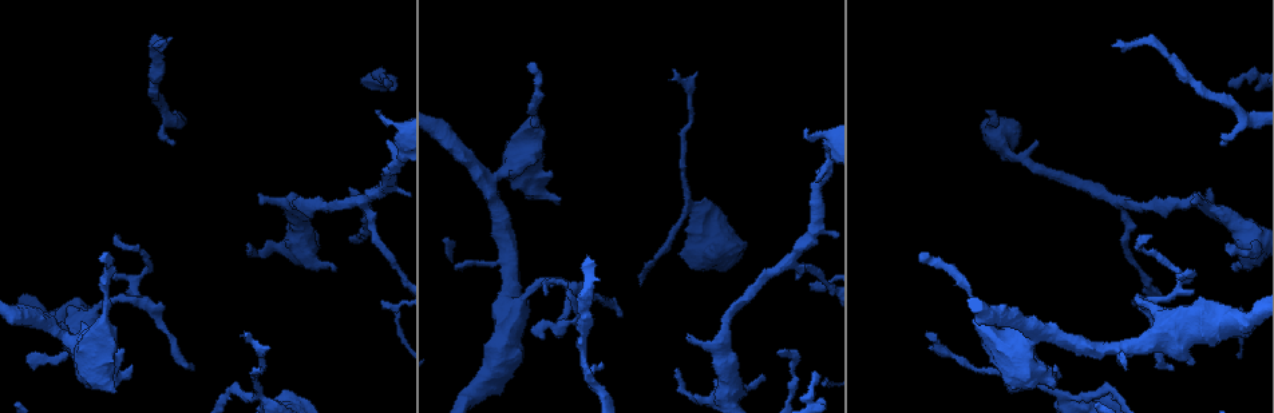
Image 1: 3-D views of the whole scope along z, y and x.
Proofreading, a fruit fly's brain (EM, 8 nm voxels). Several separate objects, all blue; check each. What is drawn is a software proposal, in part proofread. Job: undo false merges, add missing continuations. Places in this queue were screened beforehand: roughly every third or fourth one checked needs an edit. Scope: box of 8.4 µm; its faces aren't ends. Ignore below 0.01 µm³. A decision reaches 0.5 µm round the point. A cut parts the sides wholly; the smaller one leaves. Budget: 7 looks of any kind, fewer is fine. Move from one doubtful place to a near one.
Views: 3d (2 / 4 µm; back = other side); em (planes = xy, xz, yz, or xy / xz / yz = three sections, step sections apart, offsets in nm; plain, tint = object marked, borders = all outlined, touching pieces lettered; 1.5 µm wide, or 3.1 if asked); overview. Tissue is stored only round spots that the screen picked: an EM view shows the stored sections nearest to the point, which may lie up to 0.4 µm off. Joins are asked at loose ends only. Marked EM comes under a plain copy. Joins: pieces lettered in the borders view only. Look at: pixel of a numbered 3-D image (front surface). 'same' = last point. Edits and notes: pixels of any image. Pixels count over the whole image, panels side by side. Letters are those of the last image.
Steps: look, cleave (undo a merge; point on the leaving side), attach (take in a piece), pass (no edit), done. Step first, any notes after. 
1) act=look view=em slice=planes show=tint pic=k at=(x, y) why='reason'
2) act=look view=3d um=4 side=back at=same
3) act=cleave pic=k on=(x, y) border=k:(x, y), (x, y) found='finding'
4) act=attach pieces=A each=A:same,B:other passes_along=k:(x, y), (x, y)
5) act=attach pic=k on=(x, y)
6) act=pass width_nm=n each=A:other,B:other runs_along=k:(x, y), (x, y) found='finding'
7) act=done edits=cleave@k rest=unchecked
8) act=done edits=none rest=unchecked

act=look view=em slice=xz step=4 show=tint pic=1 at=(1202, 200) why='arms part here'

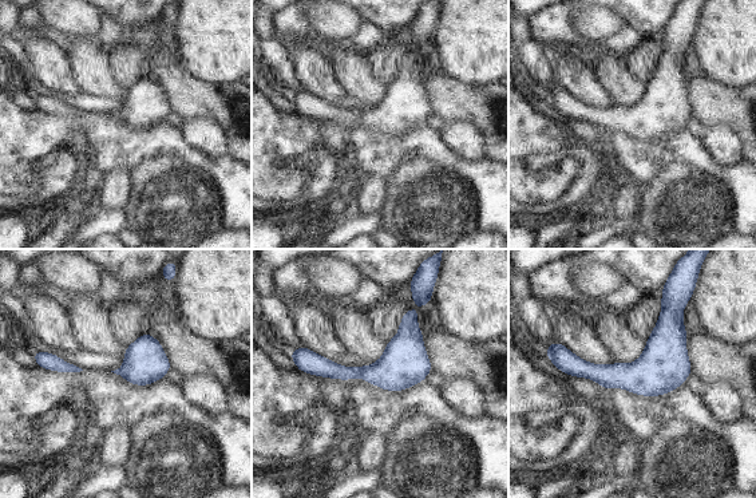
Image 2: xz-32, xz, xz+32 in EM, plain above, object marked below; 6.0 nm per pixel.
act=look view=em slice=planes show=borders at=same why='another direction'

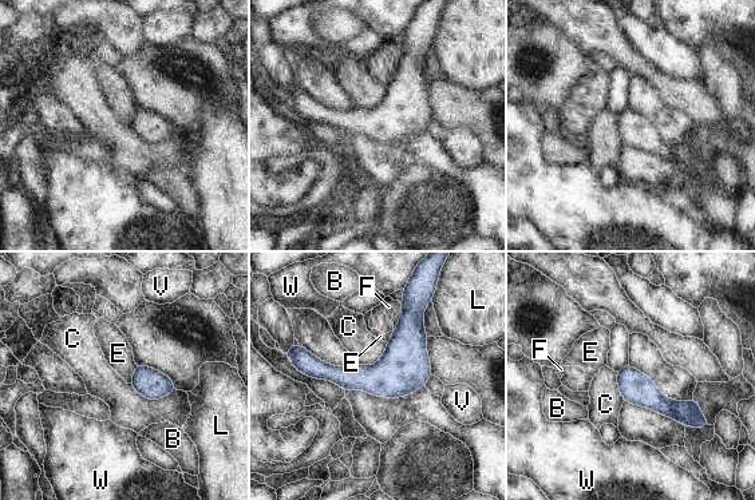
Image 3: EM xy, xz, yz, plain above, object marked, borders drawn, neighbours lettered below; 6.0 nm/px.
act=pass each=B:other,C:other,E:other,F:other,L:other,V:other,W:other runs_along=3:(419, 312), (376, 374), (299, 365) found='one neuron here'

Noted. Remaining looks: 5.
act=look view=3d um=4 pic=1 at=(172, 143) why='free end'

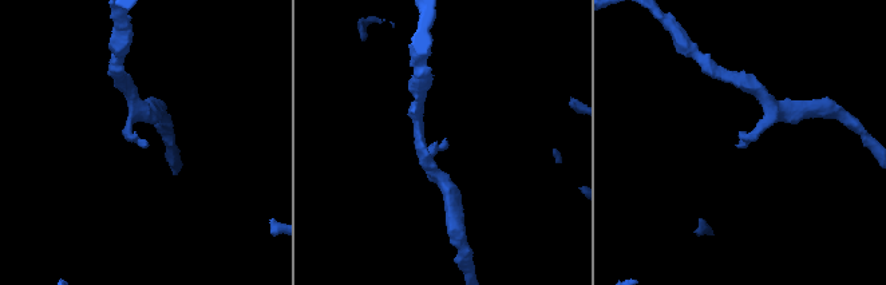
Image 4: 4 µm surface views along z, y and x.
act=look view=em slice=planes show=tint pic=4 at=(746, 147) why='now the EM'

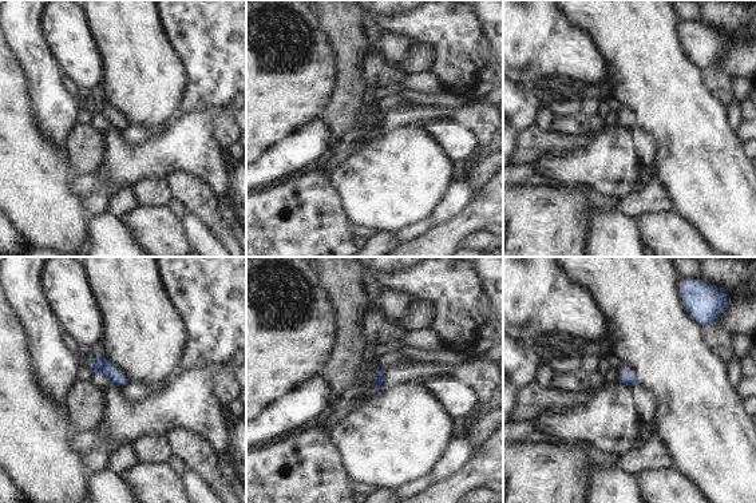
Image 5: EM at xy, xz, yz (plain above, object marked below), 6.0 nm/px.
act=look view=em slice=planes show=borders at=same

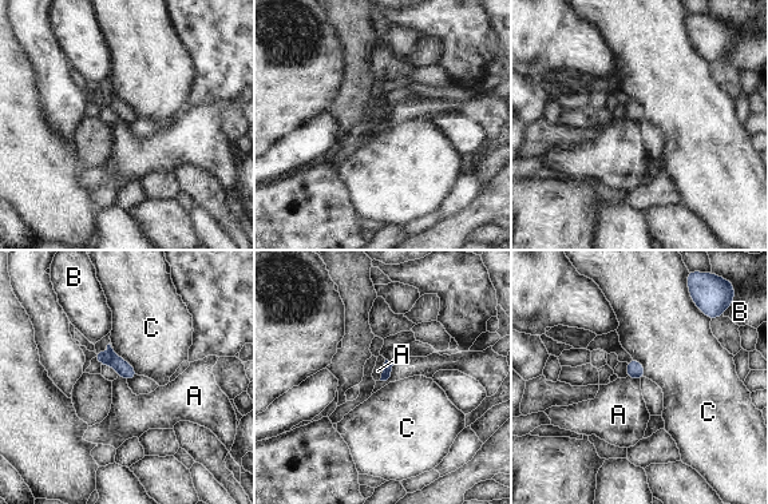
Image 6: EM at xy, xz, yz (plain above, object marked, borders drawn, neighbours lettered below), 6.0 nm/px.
act=pass longest_contact=C:220nm each=A:other,B:other,C:other border=6:(386, 360), (379, 380) found='none of them fits'

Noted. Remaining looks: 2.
act=look view=3d um=4 pic=1 at=(818, 177) why='an open end'

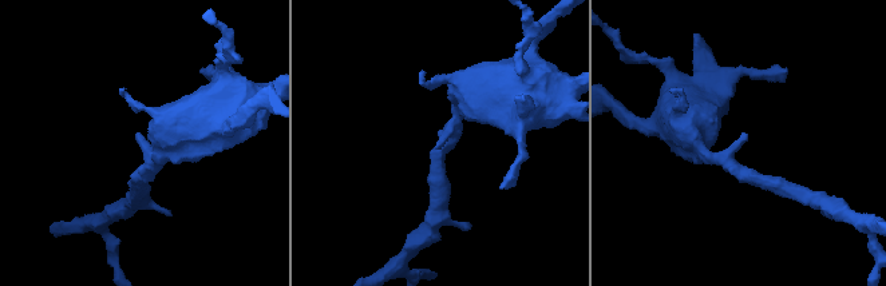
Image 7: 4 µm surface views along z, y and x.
act=look view=em slice=planes show=borders pic=7 at=(440, 142) arm_widths_nm=220,240

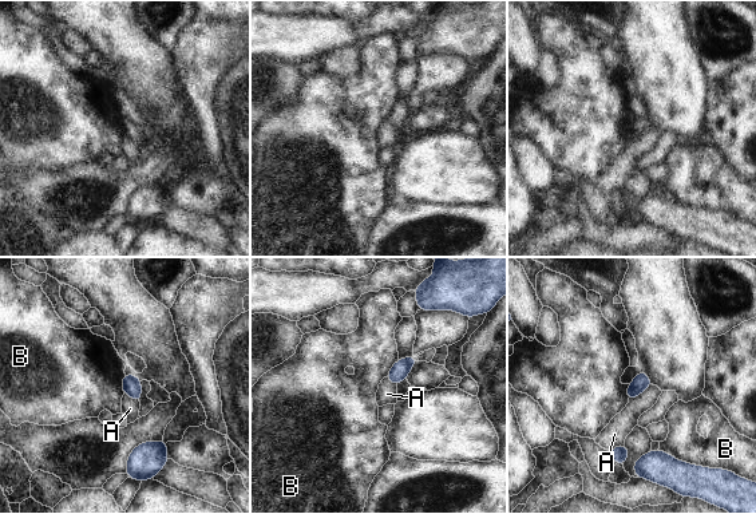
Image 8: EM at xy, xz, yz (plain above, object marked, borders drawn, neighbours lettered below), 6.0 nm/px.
act=pass each=A:other,B:other border=8:(658, 449), (688, 463) found='no lettered piece goes on from it'

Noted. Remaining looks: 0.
act=done edits=none rest=unchecked

